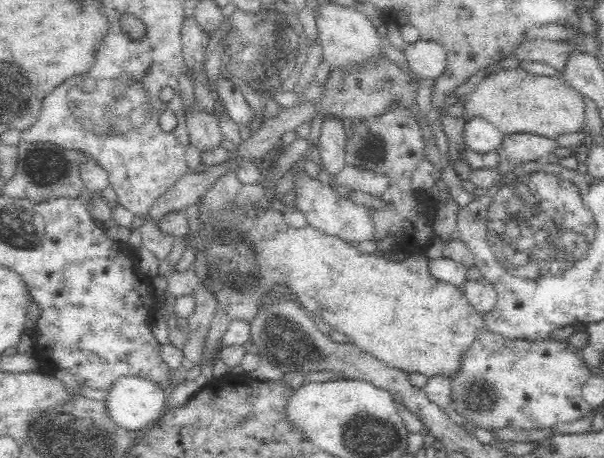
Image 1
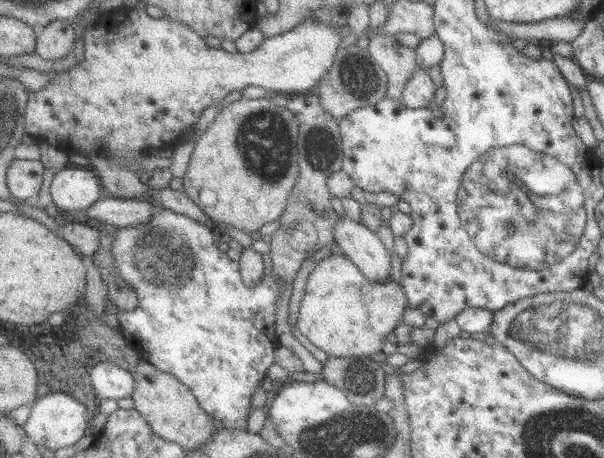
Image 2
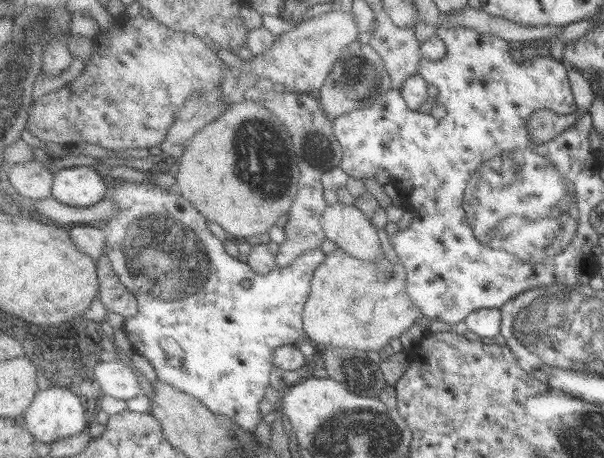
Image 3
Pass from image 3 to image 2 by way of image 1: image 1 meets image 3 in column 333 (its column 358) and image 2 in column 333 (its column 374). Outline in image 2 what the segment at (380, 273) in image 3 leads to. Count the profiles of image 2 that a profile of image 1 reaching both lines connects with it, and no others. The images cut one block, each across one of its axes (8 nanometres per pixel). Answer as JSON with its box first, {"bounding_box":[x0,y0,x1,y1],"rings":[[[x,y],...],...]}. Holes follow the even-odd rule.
{"bounding_box":[297,254,409,358],"rings":[[[345,254],[330,255],[326,259],[322,259],[317,262],[312,268],[307,268],[308,273],[307,285],[304,297],[302,298],[299,314],[297,317],[298,330],[316,347],[322,349],[328,356],[334,356],[335,358],[347,358],[348,356],[367,357],[377,354],[377,352],[387,351],[390,347],[387,343],[387,334],[393,332],[397,328],[397,324],[401,322],[403,314],[405,314],[405,306],[409,305],[408,296],[406,295],[404,287],[390,278],[387,282],[371,282],[366,274],[363,274],[362,270]]]}

